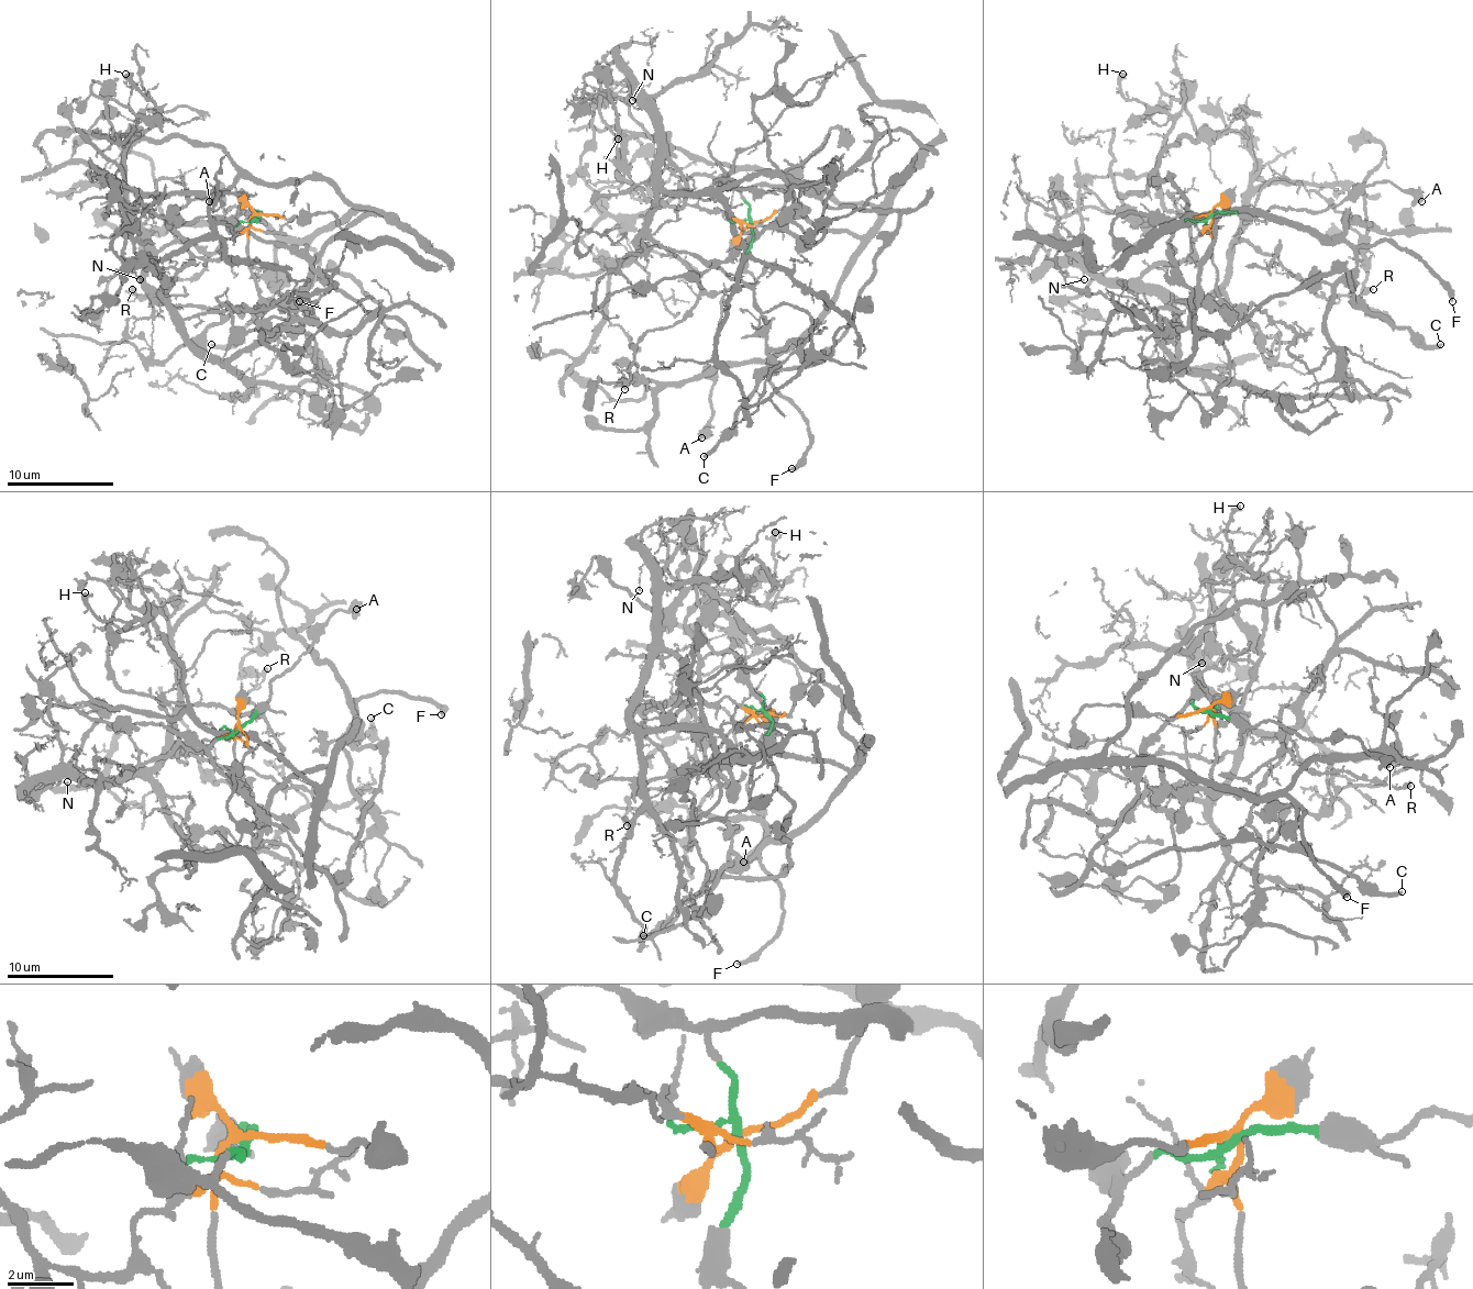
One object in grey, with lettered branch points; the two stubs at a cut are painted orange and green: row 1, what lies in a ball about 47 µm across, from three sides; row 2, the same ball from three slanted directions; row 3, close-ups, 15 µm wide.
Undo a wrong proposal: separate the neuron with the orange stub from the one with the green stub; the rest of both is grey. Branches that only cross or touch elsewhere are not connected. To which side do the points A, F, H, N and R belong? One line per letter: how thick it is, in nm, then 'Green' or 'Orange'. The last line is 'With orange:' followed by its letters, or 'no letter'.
A: Thickness 650 nm. Green
F: Thickness 320 nm. Orange
H: Thickness 440 nm. Orange
N: Thickness 100 nm. Orange
R: Thickness 260 nm. Orange
With orange: F, H, N, R

